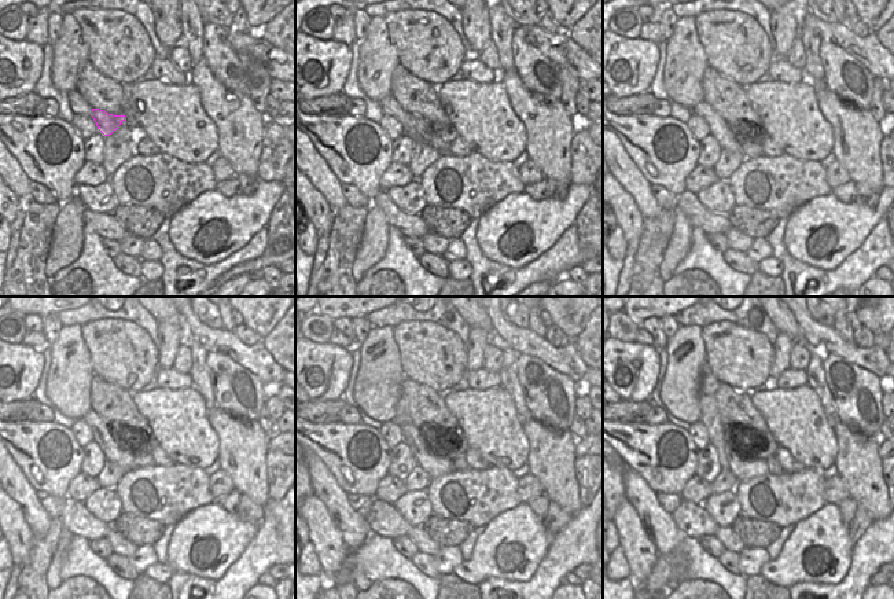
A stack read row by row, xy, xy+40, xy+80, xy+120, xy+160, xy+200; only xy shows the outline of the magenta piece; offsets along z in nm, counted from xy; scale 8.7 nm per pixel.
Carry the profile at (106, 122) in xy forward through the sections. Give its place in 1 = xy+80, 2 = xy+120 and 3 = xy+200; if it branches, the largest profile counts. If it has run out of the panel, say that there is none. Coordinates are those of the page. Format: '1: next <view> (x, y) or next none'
1: next xy+80 (750, 140)
2: next xy+120 (144, 459)
3: next xy+200 (775, 467)

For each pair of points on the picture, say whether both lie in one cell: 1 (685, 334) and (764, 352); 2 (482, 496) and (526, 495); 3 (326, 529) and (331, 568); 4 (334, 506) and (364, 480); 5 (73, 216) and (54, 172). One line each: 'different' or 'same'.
1: different
2: different
3: same
4: different
5: different

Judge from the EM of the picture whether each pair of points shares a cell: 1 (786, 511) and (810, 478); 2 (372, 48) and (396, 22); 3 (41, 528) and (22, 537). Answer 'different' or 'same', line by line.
1: same
2: different
3: different

